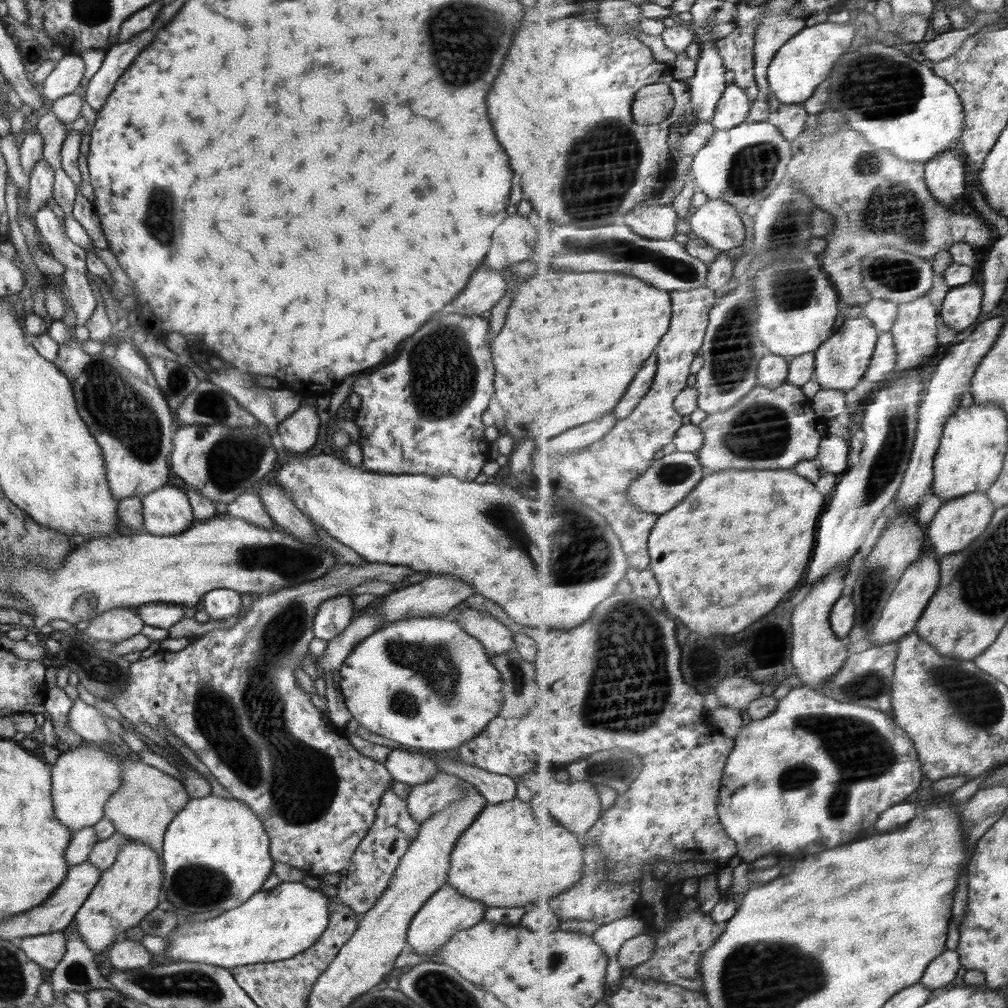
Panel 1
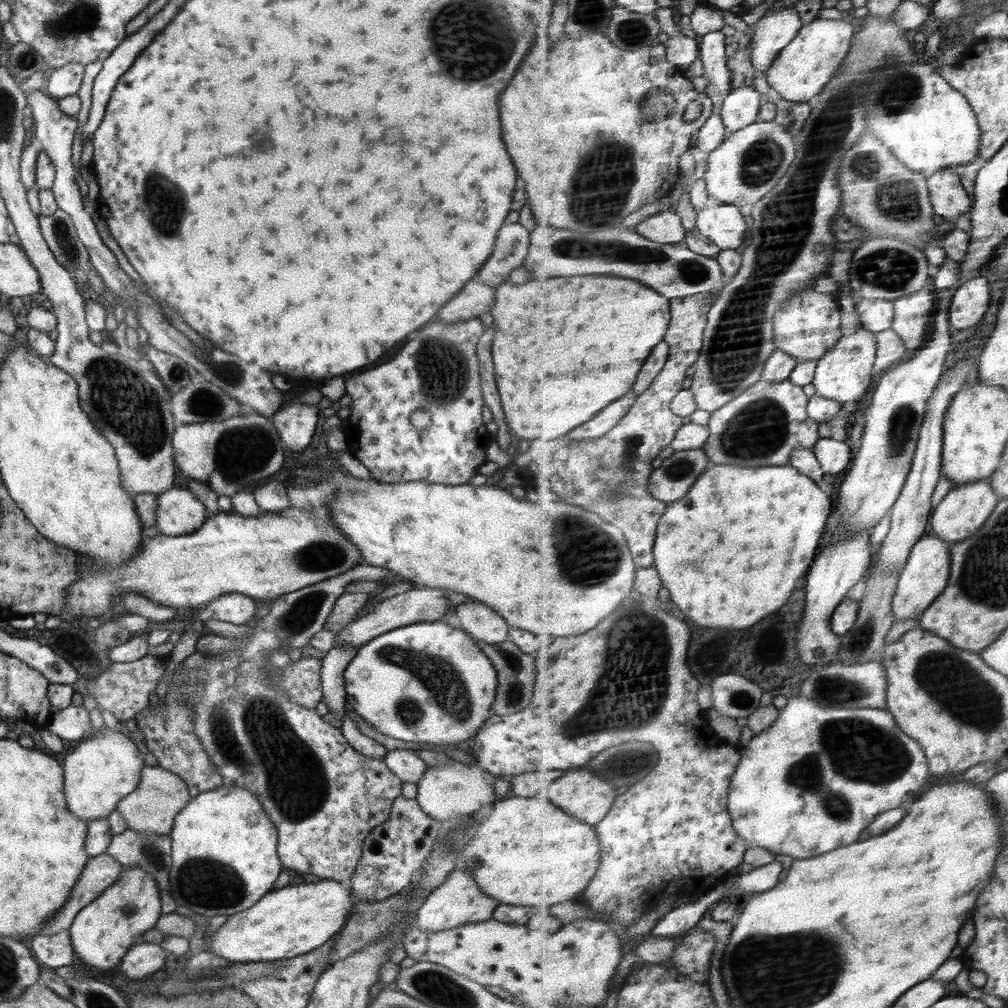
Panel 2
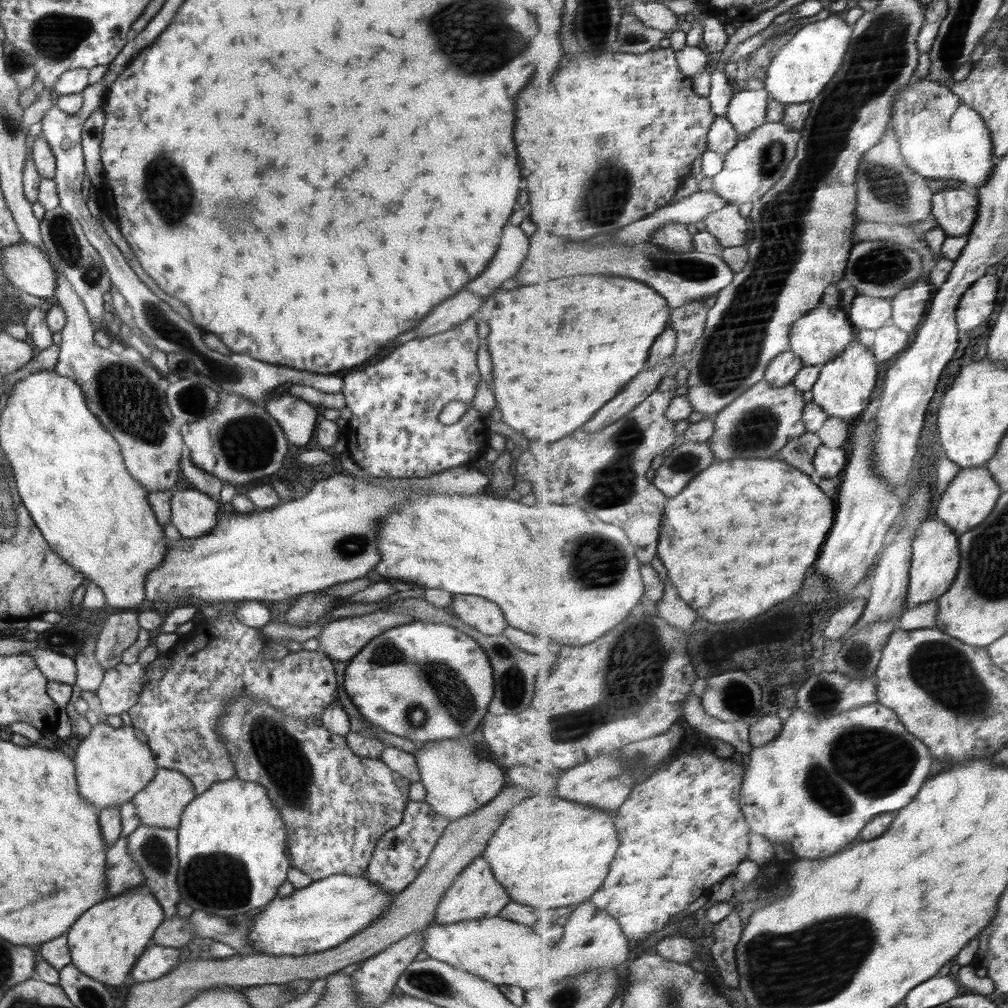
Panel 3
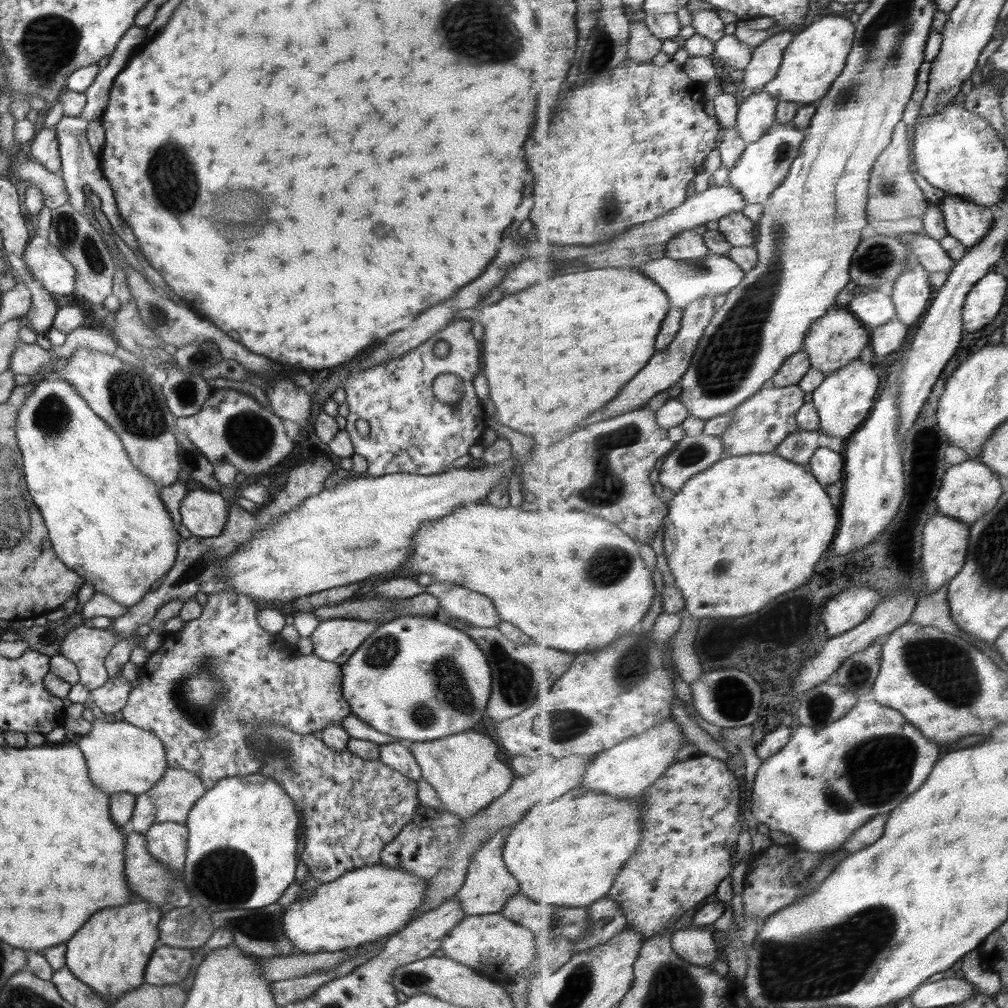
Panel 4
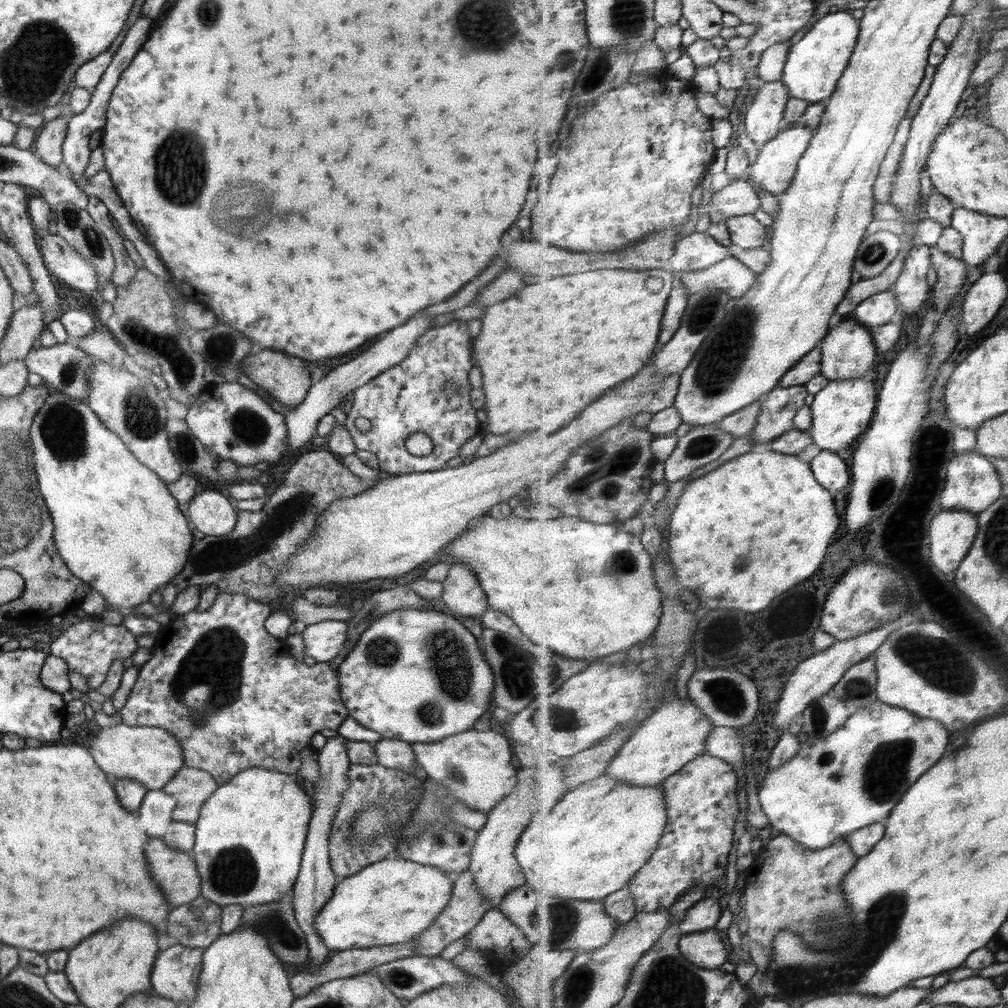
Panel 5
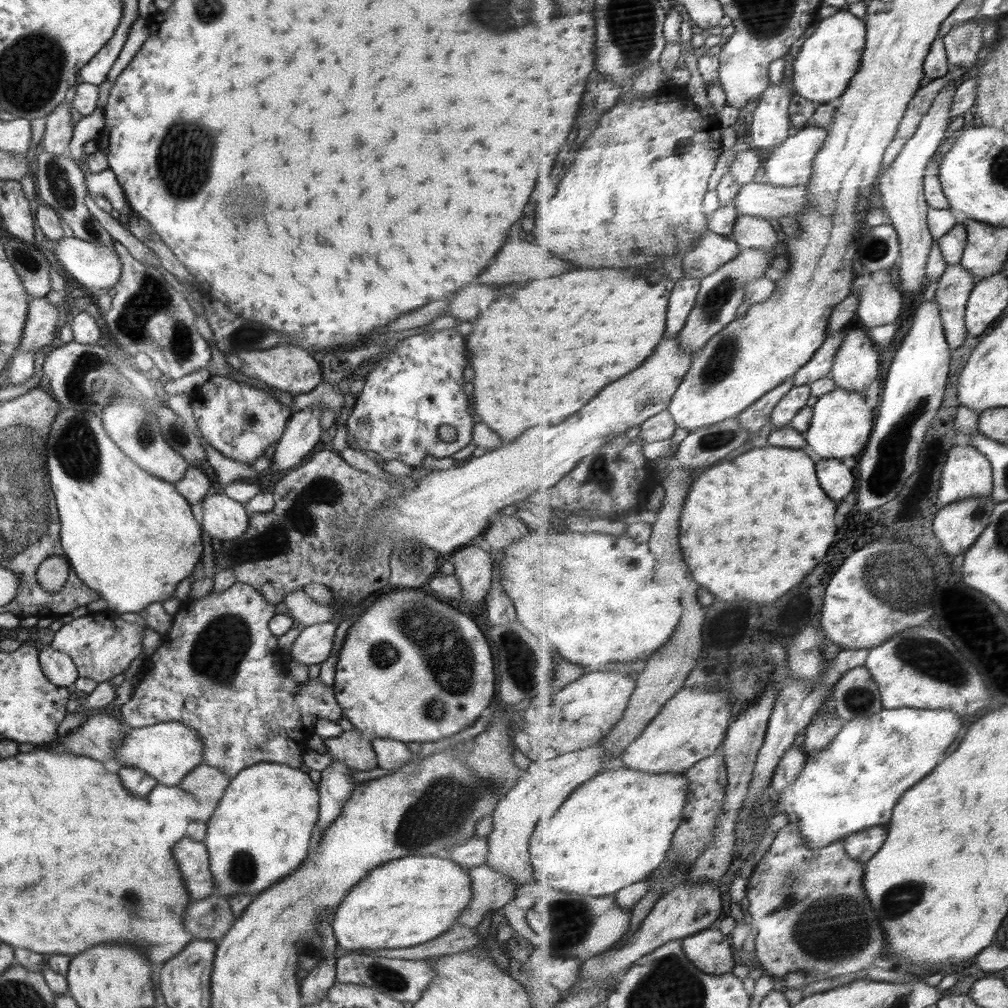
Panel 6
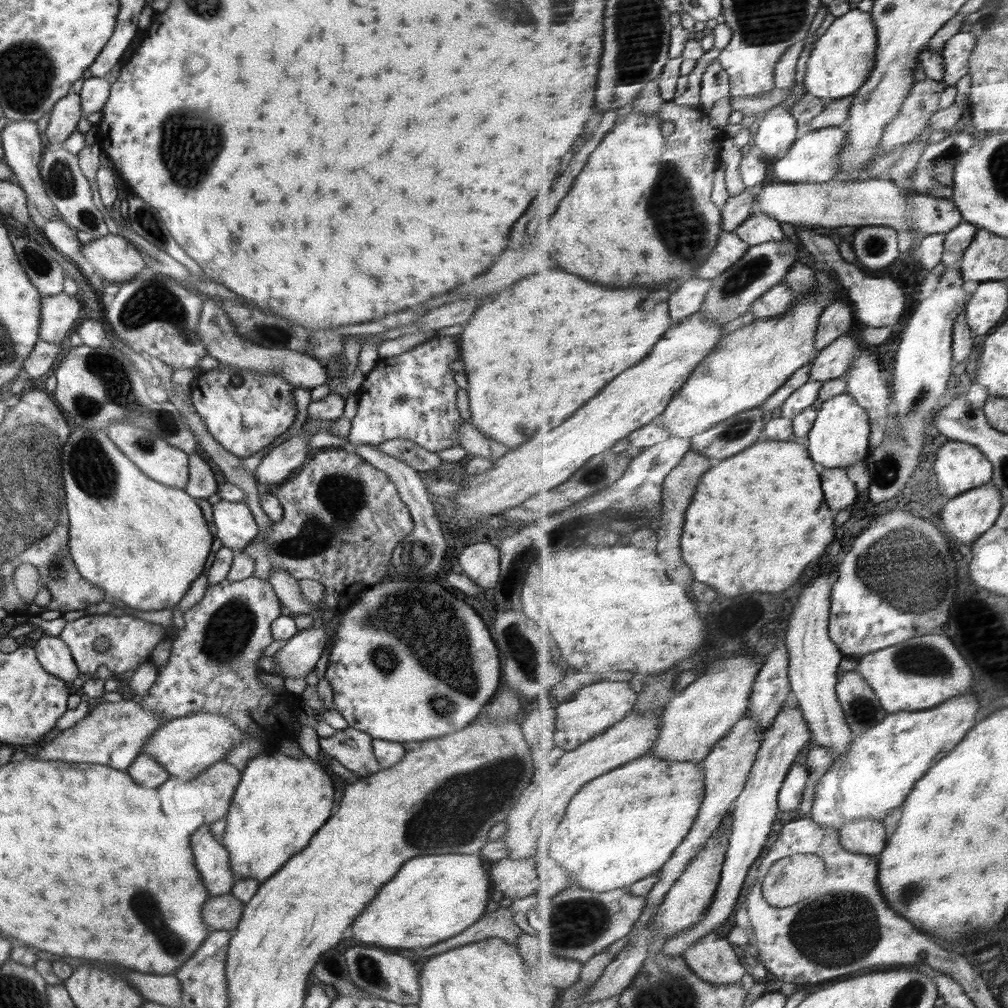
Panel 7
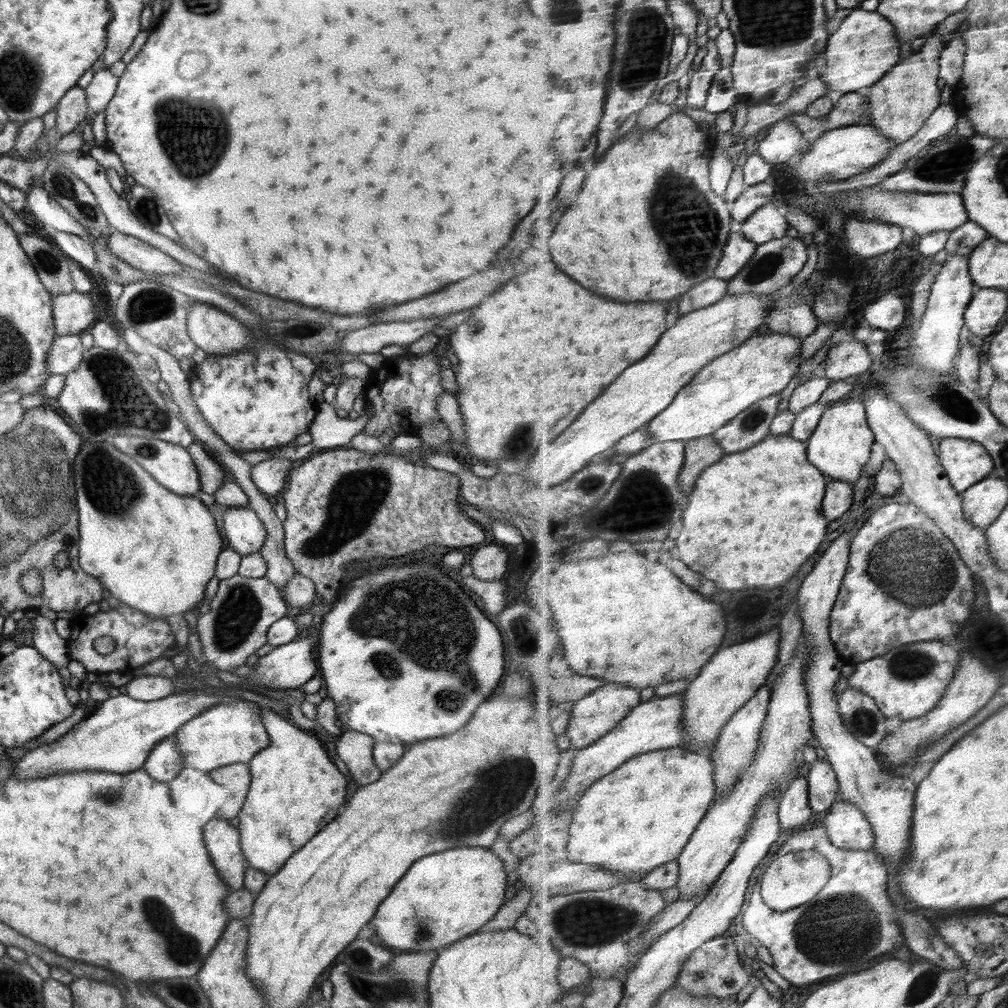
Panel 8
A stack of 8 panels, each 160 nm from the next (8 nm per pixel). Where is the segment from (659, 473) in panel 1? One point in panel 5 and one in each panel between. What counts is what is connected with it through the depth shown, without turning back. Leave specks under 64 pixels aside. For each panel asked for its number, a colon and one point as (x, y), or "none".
2: (674, 479)
3: (691, 459)
4: (695, 454)
5: (706, 443)

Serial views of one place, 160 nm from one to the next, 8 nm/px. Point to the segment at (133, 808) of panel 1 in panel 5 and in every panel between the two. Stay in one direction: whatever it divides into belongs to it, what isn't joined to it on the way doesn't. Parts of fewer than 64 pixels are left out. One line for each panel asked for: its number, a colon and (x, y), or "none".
2: (160, 795)
3: (160, 804)
4: (178, 789)
5: (189, 786)

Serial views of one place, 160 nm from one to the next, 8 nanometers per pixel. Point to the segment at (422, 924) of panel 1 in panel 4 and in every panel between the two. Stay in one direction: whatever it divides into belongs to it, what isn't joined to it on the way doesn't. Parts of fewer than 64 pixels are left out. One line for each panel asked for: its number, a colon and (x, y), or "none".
2: (458, 900)
3: (475, 894)
4: (488, 885)

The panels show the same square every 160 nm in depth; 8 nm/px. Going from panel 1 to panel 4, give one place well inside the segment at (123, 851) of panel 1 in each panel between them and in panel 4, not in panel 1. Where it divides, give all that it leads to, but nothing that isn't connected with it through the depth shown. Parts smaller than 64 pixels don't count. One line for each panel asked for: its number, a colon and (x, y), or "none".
2: (102, 932)
3: (105, 942)
4: (111, 959)

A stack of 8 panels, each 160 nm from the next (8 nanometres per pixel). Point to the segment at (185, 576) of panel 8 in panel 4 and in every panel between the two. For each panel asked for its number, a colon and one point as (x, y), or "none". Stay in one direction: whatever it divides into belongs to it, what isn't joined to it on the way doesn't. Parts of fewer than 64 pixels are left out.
4: (106, 521)
5: (116, 526)
6: (131, 537)
7: (143, 543)

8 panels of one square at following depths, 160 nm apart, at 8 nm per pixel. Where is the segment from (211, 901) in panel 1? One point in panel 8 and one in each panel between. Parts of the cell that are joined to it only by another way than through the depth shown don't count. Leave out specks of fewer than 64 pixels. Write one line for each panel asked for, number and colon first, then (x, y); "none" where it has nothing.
2: (223, 846)
3: (232, 854)
4: (241, 853)
5: (250, 834)
6: (261, 830)
7: (280, 802)
8: (296, 789)

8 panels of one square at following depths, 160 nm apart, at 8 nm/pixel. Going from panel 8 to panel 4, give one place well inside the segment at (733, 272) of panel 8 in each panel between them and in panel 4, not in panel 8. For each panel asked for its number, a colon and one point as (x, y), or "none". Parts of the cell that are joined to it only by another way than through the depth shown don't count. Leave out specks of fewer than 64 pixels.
4: (691, 244)
5: (700, 250)
6: (713, 251)
7: (732, 249)

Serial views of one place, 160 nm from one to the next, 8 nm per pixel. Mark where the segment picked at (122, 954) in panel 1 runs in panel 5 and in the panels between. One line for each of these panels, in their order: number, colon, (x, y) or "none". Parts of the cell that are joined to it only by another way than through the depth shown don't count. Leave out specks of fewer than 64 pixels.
2: (143, 959)
3: (156, 961)
4: (168, 965)
5: (175, 974)

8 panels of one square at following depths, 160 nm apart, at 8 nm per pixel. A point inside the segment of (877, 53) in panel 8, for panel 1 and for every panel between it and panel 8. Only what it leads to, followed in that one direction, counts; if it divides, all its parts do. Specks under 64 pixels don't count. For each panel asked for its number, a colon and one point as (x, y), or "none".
1: (809, 59)
2: (804, 69)
3: (803, 69)
4: (815, 60)
5: (818, 61)
6: (829, 60)
7: (842, 61)

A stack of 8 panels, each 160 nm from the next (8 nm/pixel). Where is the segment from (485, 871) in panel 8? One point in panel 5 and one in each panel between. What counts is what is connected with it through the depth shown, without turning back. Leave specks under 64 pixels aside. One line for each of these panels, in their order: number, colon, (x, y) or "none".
5: (391, 901)
6: (408, 901)
7: (431, 898)

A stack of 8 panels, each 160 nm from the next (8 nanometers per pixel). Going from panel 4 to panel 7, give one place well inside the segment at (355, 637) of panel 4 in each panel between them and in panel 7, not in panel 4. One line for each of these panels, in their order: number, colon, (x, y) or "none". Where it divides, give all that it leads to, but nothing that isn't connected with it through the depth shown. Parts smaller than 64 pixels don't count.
5: (323, 641)
6: (313, 645)
7: (298, 657)

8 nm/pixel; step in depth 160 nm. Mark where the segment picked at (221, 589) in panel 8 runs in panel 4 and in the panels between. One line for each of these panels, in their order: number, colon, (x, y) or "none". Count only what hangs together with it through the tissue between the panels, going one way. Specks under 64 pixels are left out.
4: (204, 693)
5: (236, 697)
6: (215, 671)
7: (213, 667)

